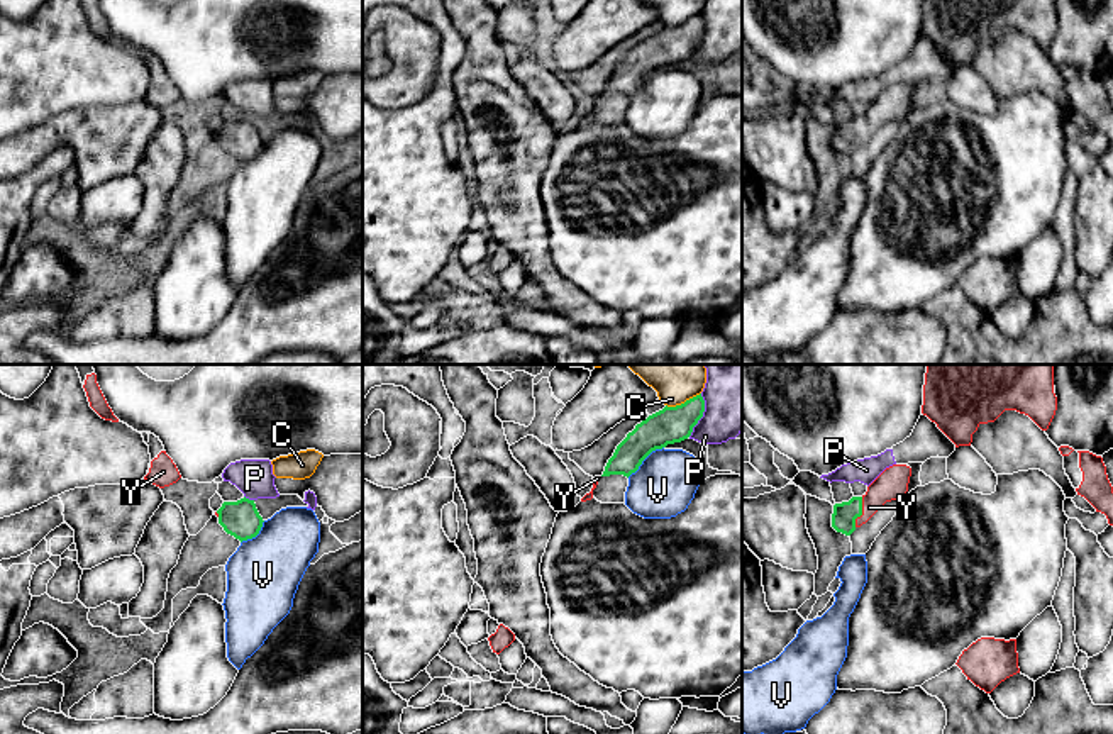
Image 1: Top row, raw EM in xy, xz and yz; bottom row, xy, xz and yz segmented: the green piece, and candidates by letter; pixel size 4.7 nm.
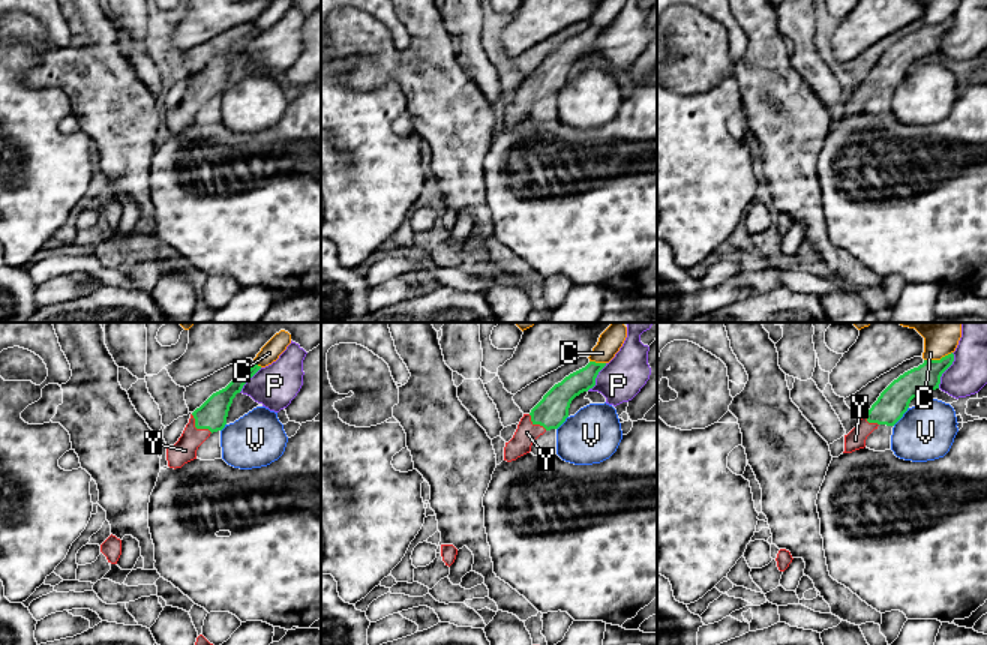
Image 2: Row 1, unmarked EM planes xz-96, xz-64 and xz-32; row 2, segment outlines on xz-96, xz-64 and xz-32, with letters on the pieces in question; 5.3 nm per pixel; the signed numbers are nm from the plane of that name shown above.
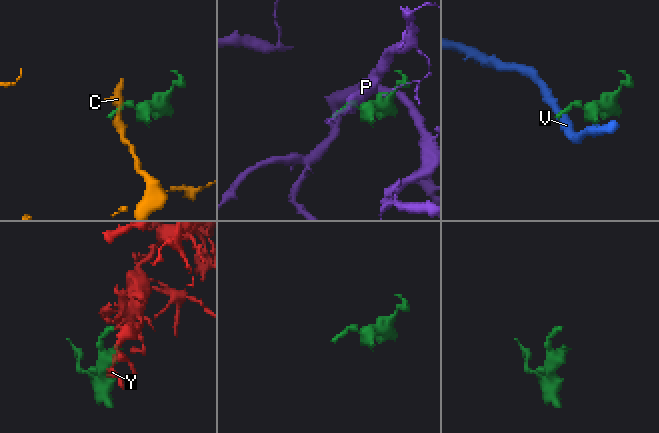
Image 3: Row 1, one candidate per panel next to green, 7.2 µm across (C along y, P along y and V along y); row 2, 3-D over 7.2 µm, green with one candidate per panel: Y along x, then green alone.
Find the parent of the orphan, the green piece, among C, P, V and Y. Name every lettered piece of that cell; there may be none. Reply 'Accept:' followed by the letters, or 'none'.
Accept: Y

